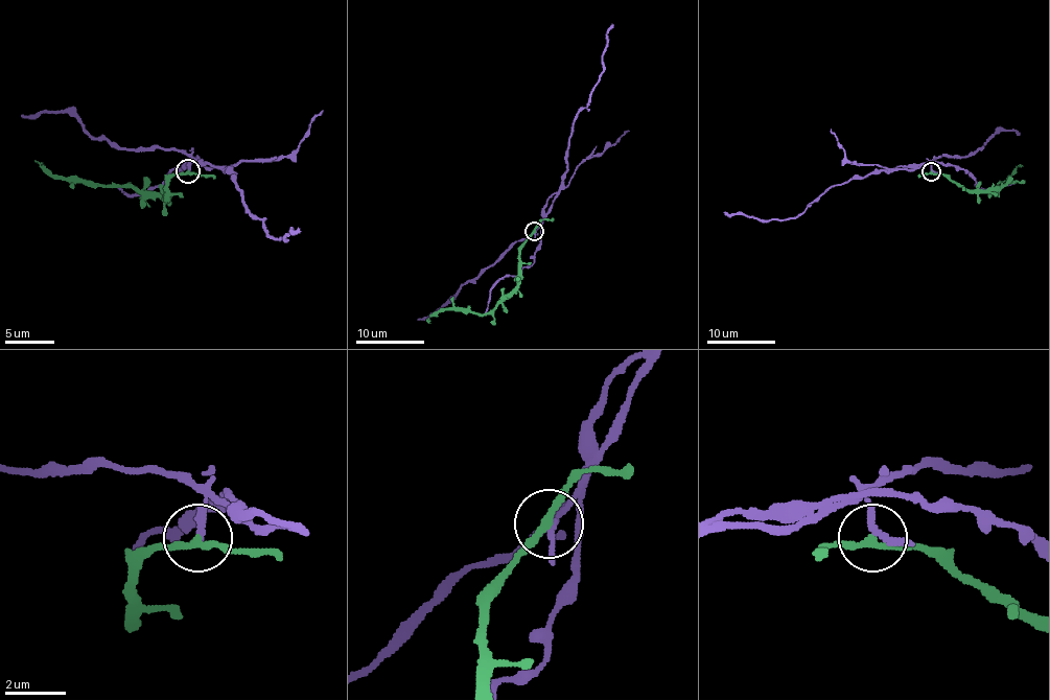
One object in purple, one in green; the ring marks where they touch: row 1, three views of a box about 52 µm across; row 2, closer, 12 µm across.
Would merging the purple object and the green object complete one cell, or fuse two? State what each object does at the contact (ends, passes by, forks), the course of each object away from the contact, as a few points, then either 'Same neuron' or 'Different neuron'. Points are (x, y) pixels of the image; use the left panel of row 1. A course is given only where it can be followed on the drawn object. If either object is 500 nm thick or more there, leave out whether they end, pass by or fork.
At the ring purple passes by. At the ring green passes by. Course of purple: (187, 169), (187, 162), (197, 159), (229, 169), (246, 208), (267, 235), (285, 240), (289, 230), (300, 230). Course of green: (187, 171), (167, 182), (165, 196), (138, 193), (129, 186), (55, 179), (36, 162). Different neuron

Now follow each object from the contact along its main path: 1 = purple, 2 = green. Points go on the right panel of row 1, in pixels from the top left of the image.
1: (931, 170), (931, 165), (909, 164), (849, 178), (830, 186), (795, 217), (770, 220), (724, 213)
2: (931, 172), (967, 189), (982, 189), (1013, 183), (1010, 174), (1022, 165)

